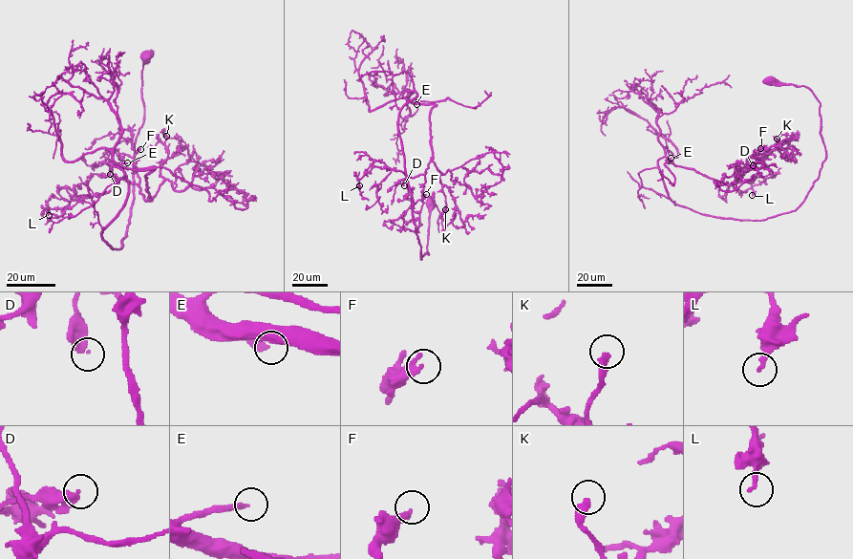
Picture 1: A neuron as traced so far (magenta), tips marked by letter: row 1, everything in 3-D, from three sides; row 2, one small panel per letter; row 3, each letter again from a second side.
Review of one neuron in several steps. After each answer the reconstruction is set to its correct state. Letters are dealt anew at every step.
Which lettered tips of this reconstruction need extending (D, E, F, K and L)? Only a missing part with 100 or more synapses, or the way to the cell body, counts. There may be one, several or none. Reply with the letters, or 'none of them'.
E

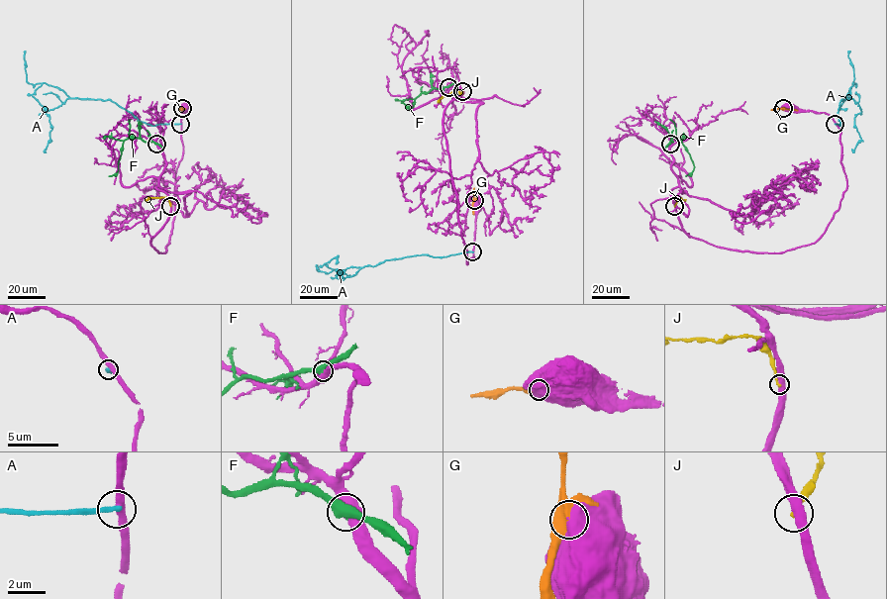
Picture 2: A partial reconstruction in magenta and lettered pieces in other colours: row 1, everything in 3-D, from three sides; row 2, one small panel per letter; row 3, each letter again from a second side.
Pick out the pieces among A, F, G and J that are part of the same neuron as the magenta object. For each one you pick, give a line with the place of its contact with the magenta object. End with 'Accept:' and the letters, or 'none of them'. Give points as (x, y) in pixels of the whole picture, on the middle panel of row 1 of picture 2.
Accept: none of them

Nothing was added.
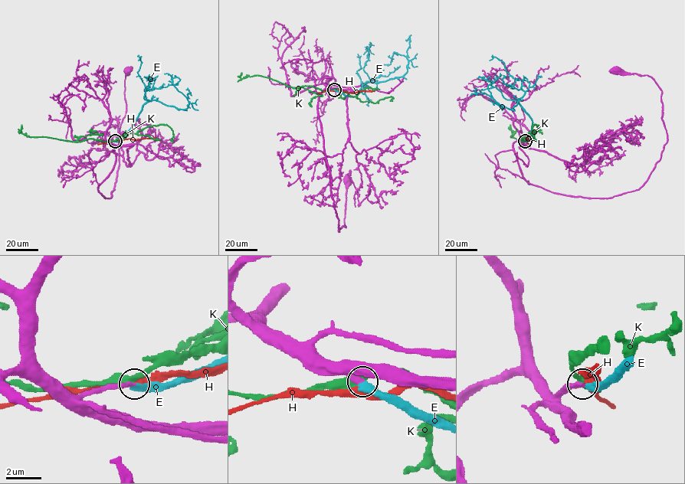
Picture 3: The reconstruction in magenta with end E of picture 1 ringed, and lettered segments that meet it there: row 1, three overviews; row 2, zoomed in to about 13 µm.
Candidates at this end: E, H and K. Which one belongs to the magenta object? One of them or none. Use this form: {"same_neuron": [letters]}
{"same_neuron": ["E"]}

